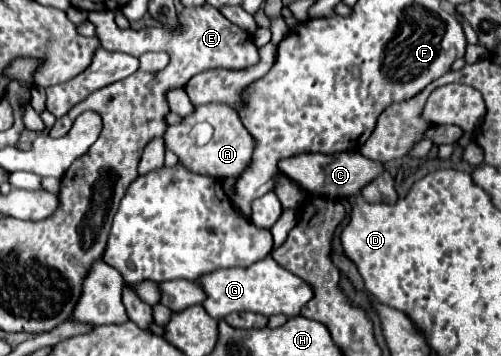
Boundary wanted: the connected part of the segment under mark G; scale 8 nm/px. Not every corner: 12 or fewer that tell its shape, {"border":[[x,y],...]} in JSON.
{"border":[[265,257],[199,283],[215,319],[297,317],[313,287]]}

